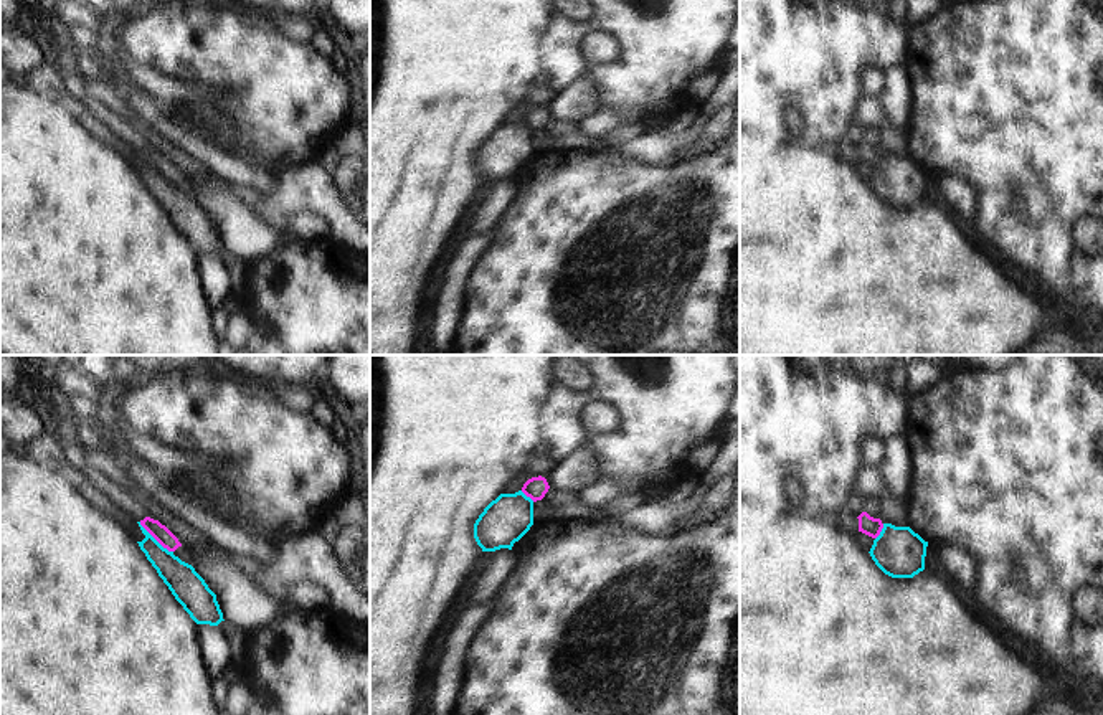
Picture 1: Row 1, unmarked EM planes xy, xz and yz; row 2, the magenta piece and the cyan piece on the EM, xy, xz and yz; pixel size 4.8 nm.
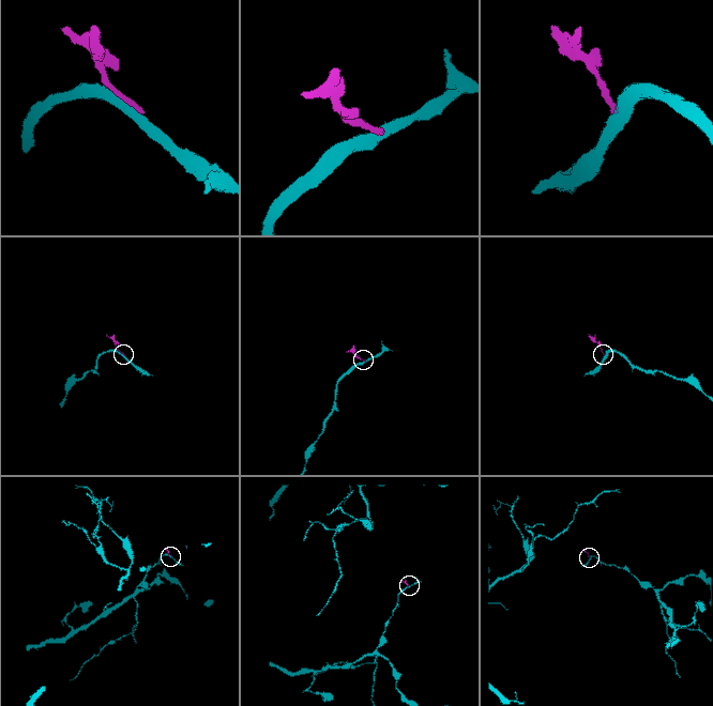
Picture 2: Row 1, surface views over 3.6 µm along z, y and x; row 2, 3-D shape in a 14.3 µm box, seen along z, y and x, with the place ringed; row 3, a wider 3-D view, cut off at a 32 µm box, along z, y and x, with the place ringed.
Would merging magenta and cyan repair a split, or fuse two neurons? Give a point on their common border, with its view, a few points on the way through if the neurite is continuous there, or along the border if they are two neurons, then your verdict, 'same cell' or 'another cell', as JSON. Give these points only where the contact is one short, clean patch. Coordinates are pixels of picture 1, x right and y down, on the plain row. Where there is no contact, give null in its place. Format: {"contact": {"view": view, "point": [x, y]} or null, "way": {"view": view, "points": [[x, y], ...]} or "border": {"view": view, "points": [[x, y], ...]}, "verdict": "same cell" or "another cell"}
{"contact": {"view": "xy", "point": [156, 169]}, "border": {"view": "xy", "points": [[139, 152], [172, 182]]}, "verdict": "another cell"}

